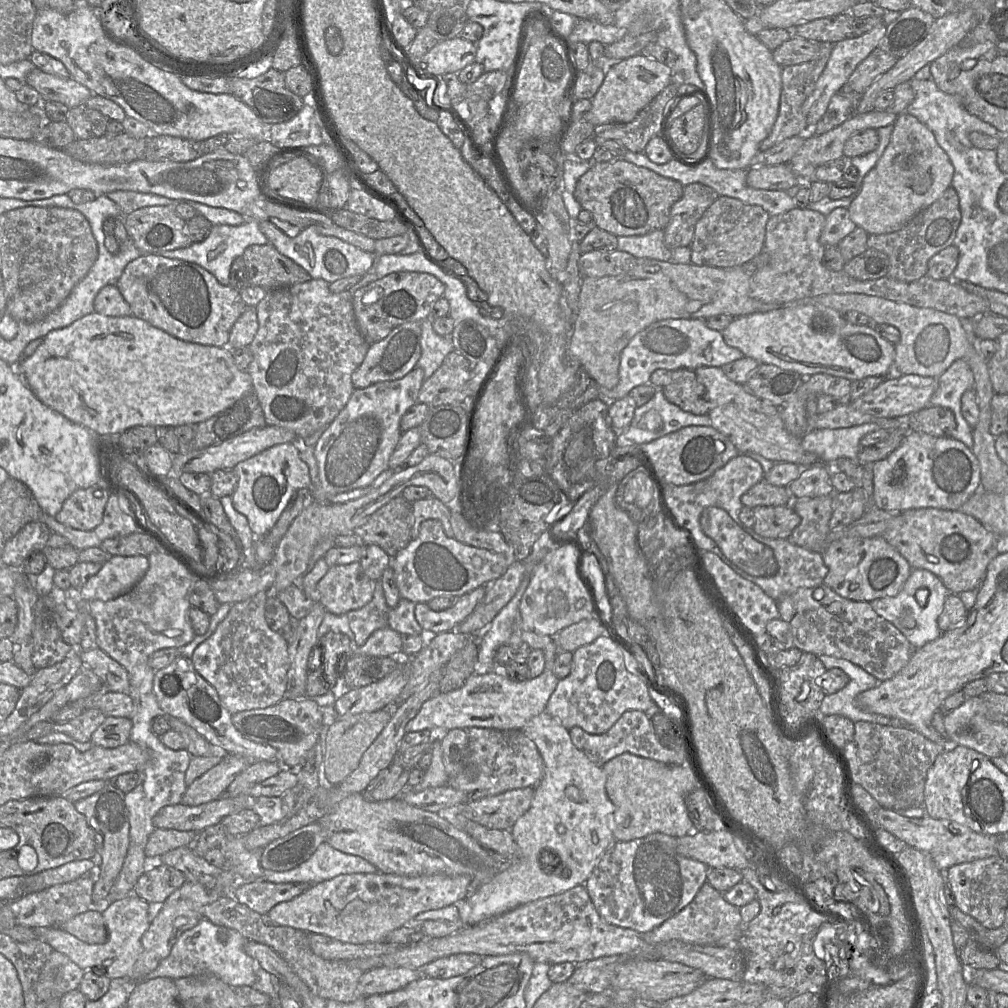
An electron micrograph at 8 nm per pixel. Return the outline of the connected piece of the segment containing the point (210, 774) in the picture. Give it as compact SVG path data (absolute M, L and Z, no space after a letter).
M225 754L216 766L187 786L181 803L198 806L219 799L226 794L229 785L250 763L251 761L245 757Z

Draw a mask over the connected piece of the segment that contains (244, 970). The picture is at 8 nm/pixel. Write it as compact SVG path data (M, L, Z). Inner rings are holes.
M202 918L194 927L183 932L169 955L144 980L167 977L211 975L232 987L253 986L256 980L256 962L244 950L247 939L235 930L220 927Z

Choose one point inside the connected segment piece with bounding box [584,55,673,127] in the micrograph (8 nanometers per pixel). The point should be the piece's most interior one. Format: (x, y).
(631, 84)

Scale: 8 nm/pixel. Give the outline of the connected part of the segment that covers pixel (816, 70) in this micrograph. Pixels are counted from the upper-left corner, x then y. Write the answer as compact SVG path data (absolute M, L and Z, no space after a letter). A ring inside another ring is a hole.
M821 42L819 57L802 64L782 67L782 91L777 119L769 136L760 144L760 151L765 151L787 138L801 136L807 132L807 122L802 113L802 105L812 93L817 80L822 74L832 52L833 43Z

